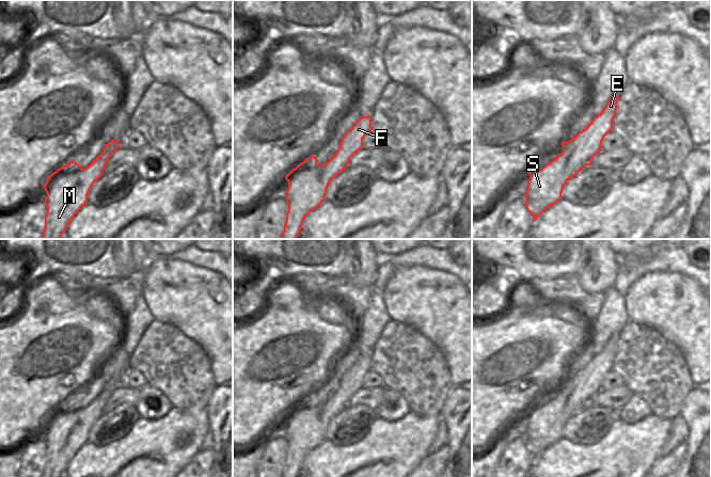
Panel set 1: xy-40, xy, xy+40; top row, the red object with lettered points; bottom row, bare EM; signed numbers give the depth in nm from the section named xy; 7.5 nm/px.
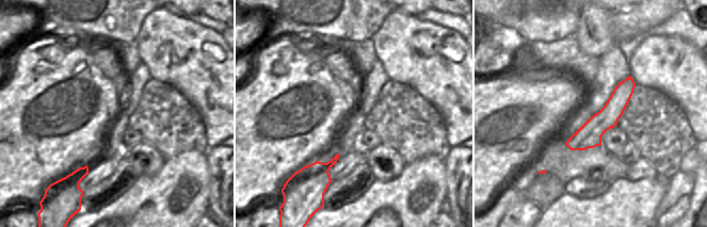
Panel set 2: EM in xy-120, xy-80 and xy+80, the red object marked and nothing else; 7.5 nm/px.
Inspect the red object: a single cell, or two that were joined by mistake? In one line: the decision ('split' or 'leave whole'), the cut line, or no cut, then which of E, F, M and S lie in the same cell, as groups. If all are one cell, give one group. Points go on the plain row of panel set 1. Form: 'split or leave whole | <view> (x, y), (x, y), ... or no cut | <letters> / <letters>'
leave whole | no cut | E F M S

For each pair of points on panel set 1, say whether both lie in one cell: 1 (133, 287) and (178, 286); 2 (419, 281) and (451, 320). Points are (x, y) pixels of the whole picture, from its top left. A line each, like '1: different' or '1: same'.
1: different
2: same

